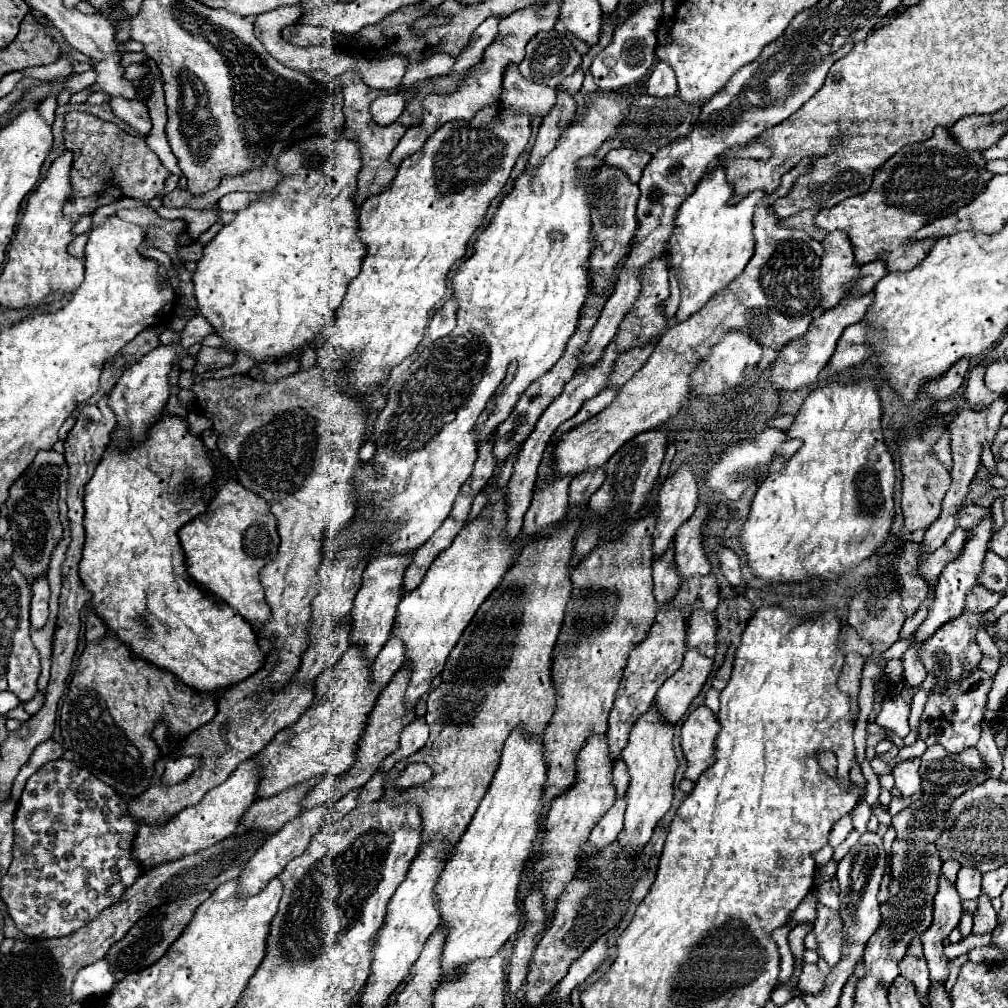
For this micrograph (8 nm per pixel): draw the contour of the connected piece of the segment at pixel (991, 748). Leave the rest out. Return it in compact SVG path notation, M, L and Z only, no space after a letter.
M985 712L985 718L983 718L983 732L981 732L981 738L979 738L979 742L977 742L977 748L979 748L979 752L983 754L985 762L991 764L991 766L987 766L989 772L993 772L989 778L999 778L999 774L1001 774L1001 770L1003 770L1003 764L1001 764L1001 754L999 754L999 750L997 750L997 746L995 746L995 740L993 740L991 718L989 718L987 712Z

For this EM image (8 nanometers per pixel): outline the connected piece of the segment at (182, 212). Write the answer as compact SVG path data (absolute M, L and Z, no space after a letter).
M160 206L156 209L156 212L164 219L185 220L187 223L187 233L193 240L197 240L199 235L208 230L218 219L218 211L196 210L188 207L167 208Z

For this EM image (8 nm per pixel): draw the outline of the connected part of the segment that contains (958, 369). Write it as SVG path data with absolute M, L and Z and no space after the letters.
M963 358L959 362L955 362L955 366L949 368L949 372L945 372L939 380L927 382L923 386L923 390L927 392L929 398L933 400L947 400L953 398L965 384L965 376L969 372L969 358Z

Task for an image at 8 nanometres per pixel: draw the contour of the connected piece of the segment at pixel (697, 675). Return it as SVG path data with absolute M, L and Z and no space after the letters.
M687 650L681 668L657 690L653 708L663 716L665 722L677 724L687 712L693 698L701 692L713 660L699 654L697 650Z

